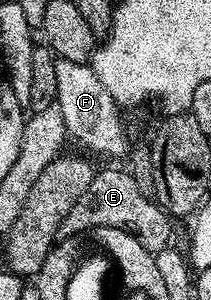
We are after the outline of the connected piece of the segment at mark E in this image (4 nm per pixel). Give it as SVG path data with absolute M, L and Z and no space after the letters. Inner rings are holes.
M102 169L95 172L92 183L88 183L88 191L80 195L80 199L64 215L62 233L82 233L100 227L120 227L128 231L149 253L159 253L171 248L170 224L172 218L149 192L142 190L142 185L130 173L122 169Z

